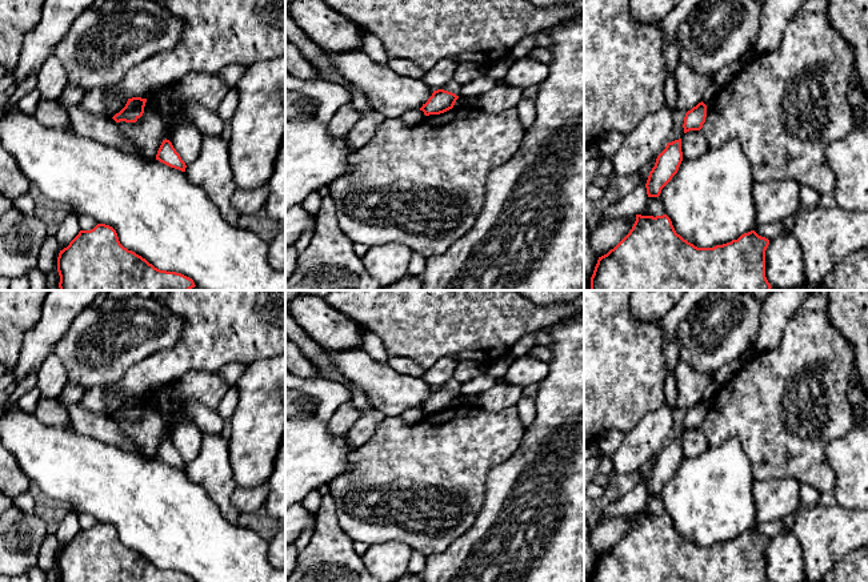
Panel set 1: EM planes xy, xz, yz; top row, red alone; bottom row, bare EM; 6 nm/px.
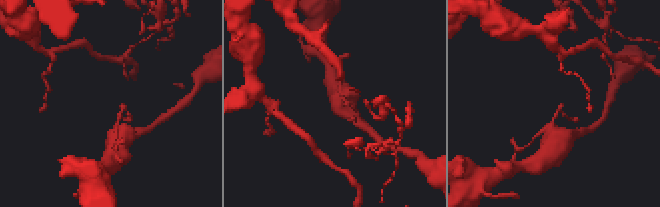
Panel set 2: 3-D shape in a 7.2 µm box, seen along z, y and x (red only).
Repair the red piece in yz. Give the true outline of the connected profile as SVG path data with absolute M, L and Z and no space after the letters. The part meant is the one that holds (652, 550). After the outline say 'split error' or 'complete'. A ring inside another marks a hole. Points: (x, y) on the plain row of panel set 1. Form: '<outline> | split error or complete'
M636 513L629 531L599 555L591 582L769 582L765 549L769 538L755 529L713 546L697 546L676 531L671 517Z | complete

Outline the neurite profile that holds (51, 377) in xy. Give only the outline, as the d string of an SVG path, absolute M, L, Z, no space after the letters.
M52 353L36 373L35 386L41 392L43 397L57 398L67 381L68 377L61 360Z

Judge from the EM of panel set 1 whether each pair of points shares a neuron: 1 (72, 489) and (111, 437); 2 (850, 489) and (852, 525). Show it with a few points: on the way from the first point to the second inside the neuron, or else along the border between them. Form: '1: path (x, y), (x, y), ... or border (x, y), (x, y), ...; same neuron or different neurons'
1: border (78, 432), (136, 454); different neurons
2: border (836, 504), (854, 509); different neurons

